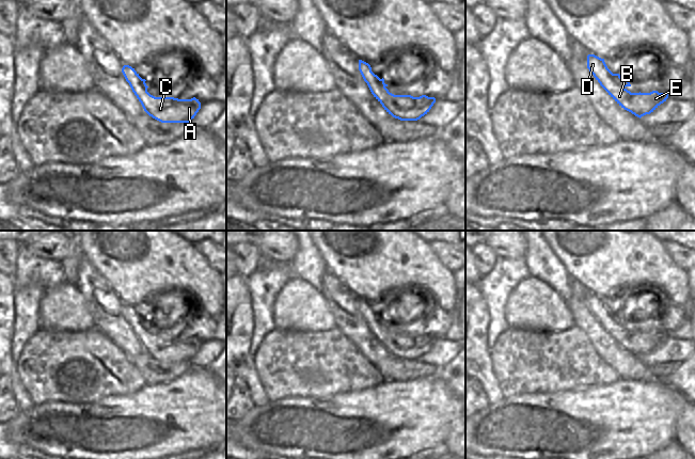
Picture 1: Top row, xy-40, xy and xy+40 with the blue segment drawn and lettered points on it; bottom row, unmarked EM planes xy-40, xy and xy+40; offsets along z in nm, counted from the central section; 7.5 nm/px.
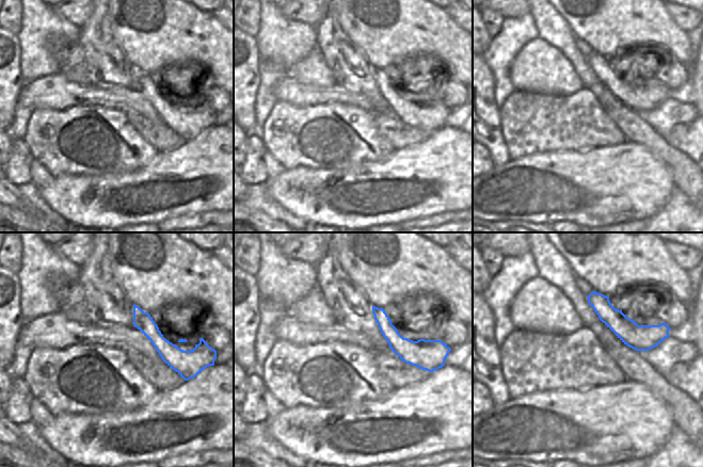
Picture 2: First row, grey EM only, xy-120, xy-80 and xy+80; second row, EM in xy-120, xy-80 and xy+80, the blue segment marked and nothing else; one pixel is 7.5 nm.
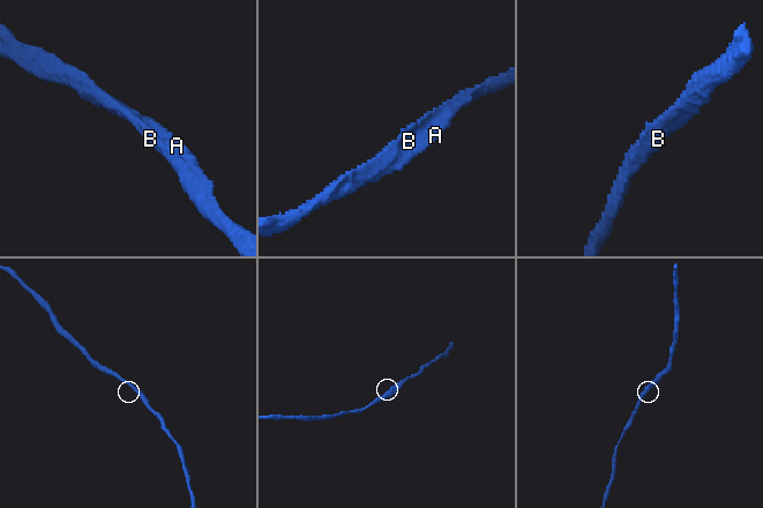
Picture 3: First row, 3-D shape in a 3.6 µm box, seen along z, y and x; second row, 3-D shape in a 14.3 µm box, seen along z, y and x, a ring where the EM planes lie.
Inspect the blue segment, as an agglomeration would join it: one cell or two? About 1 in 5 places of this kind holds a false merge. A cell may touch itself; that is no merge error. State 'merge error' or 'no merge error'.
no merge error

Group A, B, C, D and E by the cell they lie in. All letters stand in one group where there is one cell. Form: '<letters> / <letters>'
A B C D E

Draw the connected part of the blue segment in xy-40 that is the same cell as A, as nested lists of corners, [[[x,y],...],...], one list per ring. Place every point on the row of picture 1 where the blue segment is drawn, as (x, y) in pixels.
[[[124,65],[122,73],[144,111],[161,123],[190,123],[201,109],[201,102],[195,97],[178,99],[151,95],[147,92],[146,80],[129,65]]]

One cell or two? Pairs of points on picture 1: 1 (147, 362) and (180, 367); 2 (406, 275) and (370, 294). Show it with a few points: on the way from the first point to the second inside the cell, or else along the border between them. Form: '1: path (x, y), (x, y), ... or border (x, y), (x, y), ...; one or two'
1: path (156, 365), (172, 367); one
2: path (397, 275), (389, 275), (379, 285); one

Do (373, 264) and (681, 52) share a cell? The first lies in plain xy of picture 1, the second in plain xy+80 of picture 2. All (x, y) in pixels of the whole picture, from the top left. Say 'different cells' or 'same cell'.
same cell

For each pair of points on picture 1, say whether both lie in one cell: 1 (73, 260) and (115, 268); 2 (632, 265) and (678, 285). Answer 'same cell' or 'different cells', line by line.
1: different cells
2: same cell

